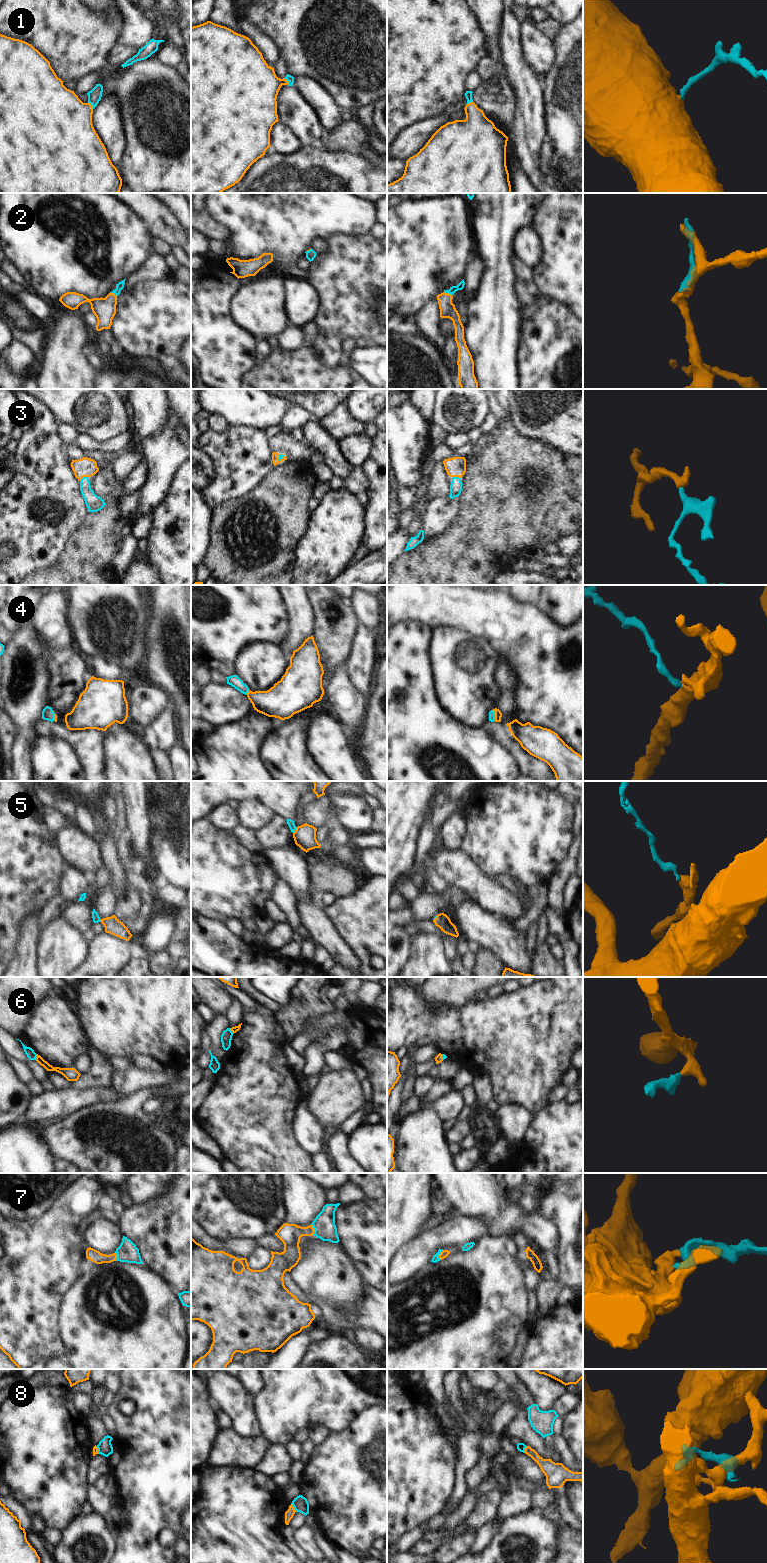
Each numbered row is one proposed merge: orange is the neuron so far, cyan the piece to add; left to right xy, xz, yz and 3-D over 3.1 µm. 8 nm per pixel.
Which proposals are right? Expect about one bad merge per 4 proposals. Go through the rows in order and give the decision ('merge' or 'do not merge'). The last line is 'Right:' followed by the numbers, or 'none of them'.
1: merge
2: merge
3: merge
4: merge
5: merge
6: merge
7: merge
8: do not merge
Right: 1, 2, 3, 4, 5, 6, 7

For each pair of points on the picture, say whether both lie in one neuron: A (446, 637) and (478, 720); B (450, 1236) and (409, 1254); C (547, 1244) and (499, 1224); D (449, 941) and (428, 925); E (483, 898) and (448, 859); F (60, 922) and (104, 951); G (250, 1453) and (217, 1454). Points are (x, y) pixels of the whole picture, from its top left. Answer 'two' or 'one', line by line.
A: one
B: one
C: one
D: one
E: one
F: two
G: one

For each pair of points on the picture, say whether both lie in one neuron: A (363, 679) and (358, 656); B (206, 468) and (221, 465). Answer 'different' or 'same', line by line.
A: same
B: different

